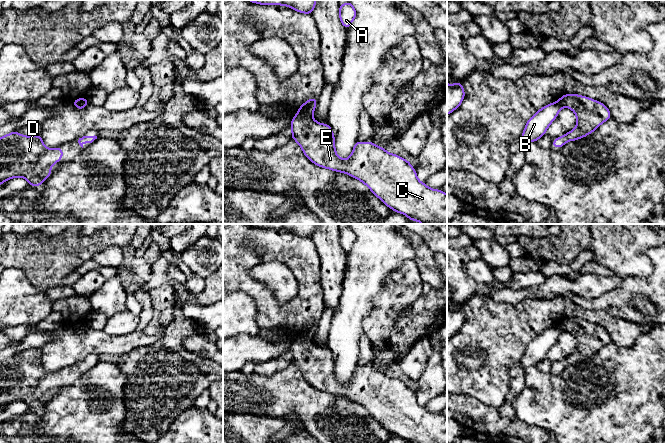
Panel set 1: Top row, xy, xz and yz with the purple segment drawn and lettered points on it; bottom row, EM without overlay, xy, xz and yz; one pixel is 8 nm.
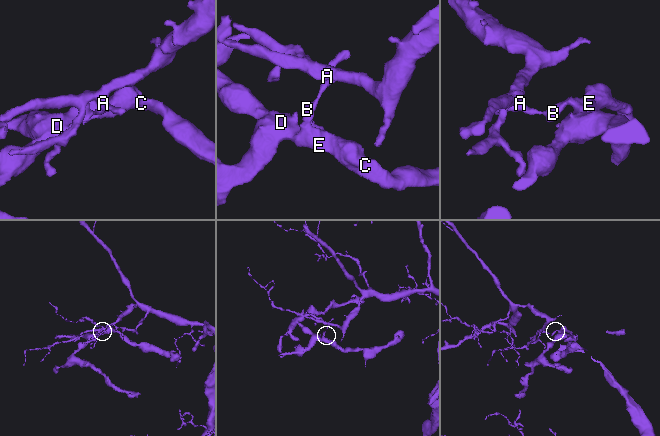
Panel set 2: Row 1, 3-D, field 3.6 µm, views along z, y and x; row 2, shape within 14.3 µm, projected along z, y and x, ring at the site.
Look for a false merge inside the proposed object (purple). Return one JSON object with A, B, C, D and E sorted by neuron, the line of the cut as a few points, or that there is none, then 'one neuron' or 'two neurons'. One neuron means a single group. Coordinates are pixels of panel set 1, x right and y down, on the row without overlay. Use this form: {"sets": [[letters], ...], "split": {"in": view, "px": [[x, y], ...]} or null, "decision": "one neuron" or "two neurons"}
{"sets": [["A", "B"], ["C", "D", "E"]], "split": {"in": "xz", "px": [[298, 335], [311, 338]]}, "decision": "two neurons"}

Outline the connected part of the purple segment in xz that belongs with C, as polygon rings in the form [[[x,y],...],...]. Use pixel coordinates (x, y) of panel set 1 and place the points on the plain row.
[[[297,336],[291,344],[290,351],[291,363],[300,369],[304,379],[311,386],[360,404],[394,436],[402,437],[409,443],[447,443],[447,419],[441,413],[434,414],[420,406],[409,384],[388,377],[370,365],[356,365],[351,380],[348,383],[341,383],[335,374],[335,360],[330,349],[315,345],[310,337]]]

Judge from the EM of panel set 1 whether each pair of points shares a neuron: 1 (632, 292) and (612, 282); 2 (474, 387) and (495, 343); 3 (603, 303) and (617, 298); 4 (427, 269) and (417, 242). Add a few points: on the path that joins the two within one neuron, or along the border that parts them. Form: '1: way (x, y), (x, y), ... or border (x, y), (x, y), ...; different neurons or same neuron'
1: border (623, 277), (623, 280), (616, 287), (598, 296); different neurons
2: way (474, 376), (474, 364), (484, 354); same neuron
3: way (606, 302), (614, 301); same neuron
4: way (426, 262), (421, 249); same neuron

